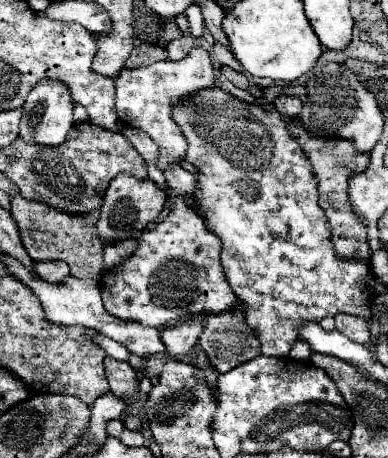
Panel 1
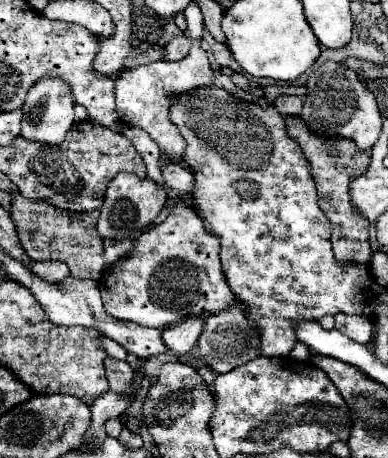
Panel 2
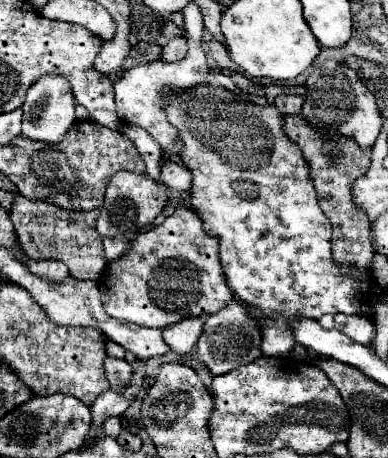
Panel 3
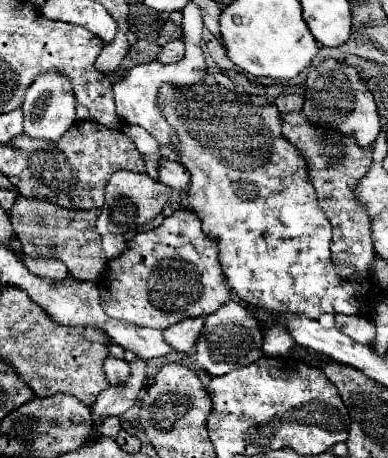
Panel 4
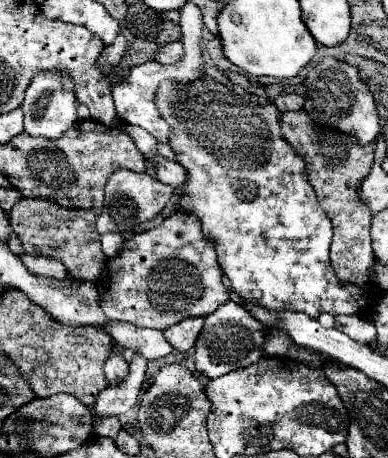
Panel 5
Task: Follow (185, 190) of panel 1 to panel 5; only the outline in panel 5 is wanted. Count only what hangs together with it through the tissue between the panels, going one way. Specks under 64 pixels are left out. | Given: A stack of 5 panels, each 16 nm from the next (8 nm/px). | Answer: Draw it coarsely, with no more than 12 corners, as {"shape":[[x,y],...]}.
{"shape":[[154,156],[158,180],[182,188],[186,172],[174,160]]}

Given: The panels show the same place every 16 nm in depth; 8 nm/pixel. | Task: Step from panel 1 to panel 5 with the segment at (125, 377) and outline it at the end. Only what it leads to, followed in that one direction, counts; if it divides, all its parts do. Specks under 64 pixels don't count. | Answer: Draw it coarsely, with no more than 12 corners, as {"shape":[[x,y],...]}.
{"shape":[[112,354],[104,362],[104,374],[116,384],[128,374],[128,362]]}

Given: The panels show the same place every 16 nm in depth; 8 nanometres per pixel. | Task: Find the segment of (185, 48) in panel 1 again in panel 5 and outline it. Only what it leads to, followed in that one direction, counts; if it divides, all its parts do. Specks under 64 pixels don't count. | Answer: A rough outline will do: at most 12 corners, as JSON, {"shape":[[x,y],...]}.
{"shape":[[170,42],[156,52],[154,60],[172,64],[184,54],[182,42]]}

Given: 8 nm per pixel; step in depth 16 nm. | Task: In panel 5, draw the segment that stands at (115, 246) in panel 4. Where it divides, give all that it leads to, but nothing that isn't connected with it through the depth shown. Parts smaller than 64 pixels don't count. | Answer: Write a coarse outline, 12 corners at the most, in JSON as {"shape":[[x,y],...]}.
{"shape":[[102,234],[102,250],[106,258],[120,252],[120,234]]}

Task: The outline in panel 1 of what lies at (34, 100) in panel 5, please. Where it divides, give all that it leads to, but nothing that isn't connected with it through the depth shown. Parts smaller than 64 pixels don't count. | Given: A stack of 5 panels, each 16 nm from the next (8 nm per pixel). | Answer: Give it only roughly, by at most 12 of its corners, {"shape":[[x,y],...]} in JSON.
{"shape":[[58,80],[36,84],[22,106],[20,138],[58,146],[74,100]]}

